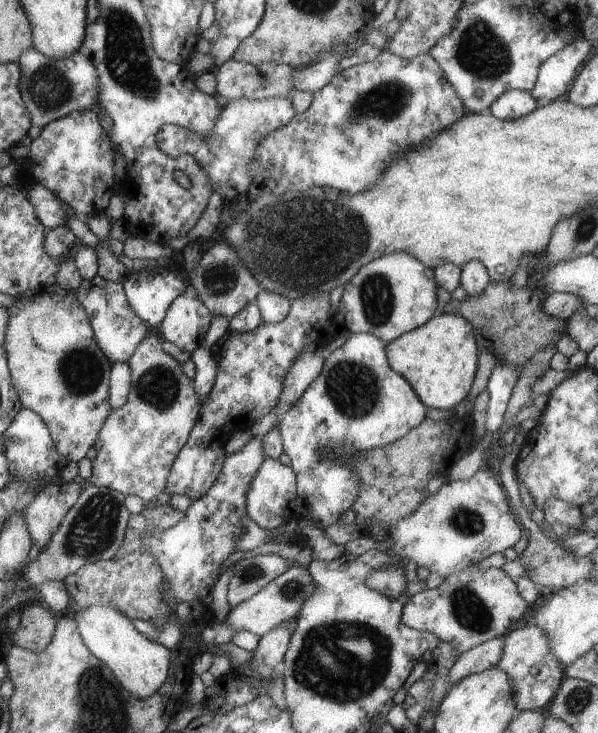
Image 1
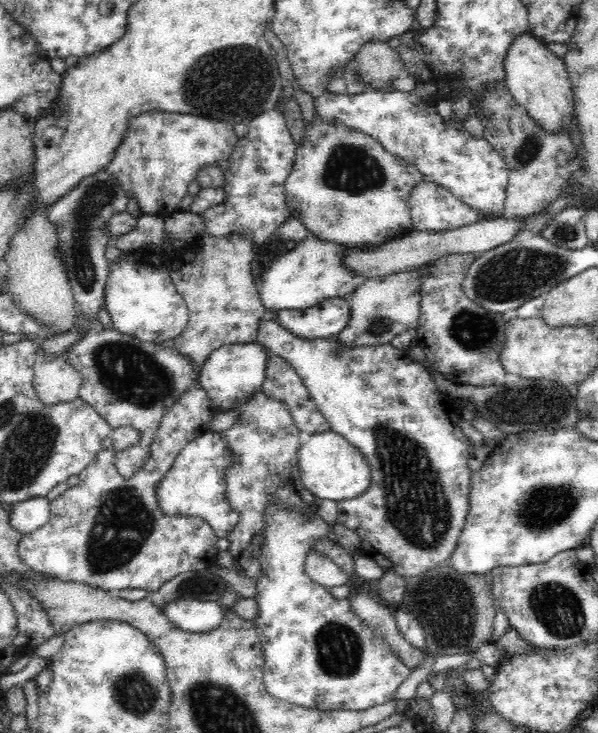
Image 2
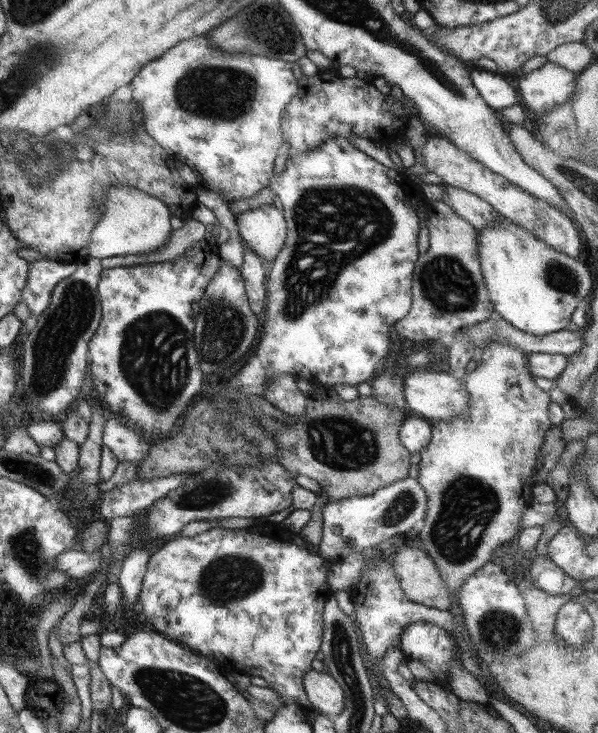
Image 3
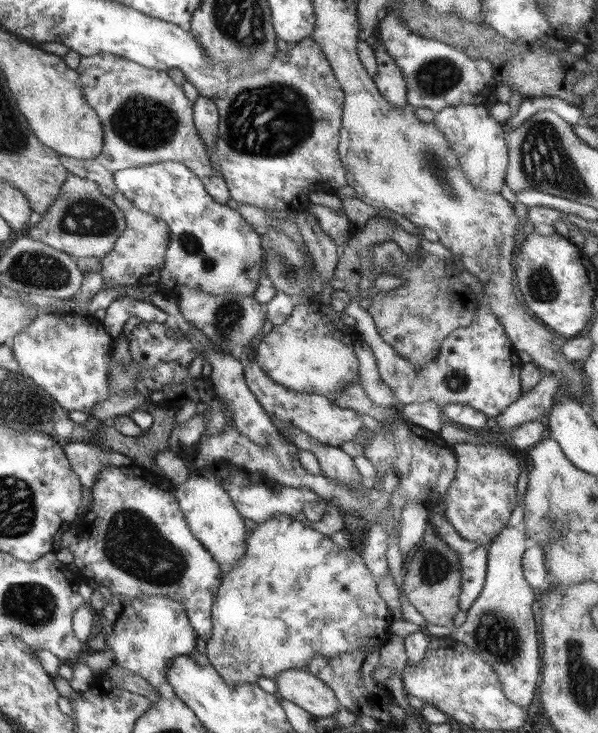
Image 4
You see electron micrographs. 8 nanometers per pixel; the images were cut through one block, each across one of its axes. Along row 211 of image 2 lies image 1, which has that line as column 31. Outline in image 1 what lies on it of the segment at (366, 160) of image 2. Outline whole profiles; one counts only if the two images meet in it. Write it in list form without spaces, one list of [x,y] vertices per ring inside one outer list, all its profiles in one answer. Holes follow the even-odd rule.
[[[57,283],[47,288],[22,292],[7,312],[9,322],[4,346],[19,402],[22,408],[40,416],[50,430],[54,447],[66,458],[66,462],[77,464],[96,443],[100,428],[113,410],[108,401],[111,363],[96,344],[88,314],[78,303],[74,292],[64,290]]]

